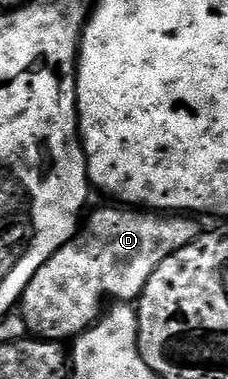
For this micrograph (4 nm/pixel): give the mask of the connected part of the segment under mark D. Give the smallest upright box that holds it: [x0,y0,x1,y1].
[18,207,202,343]

